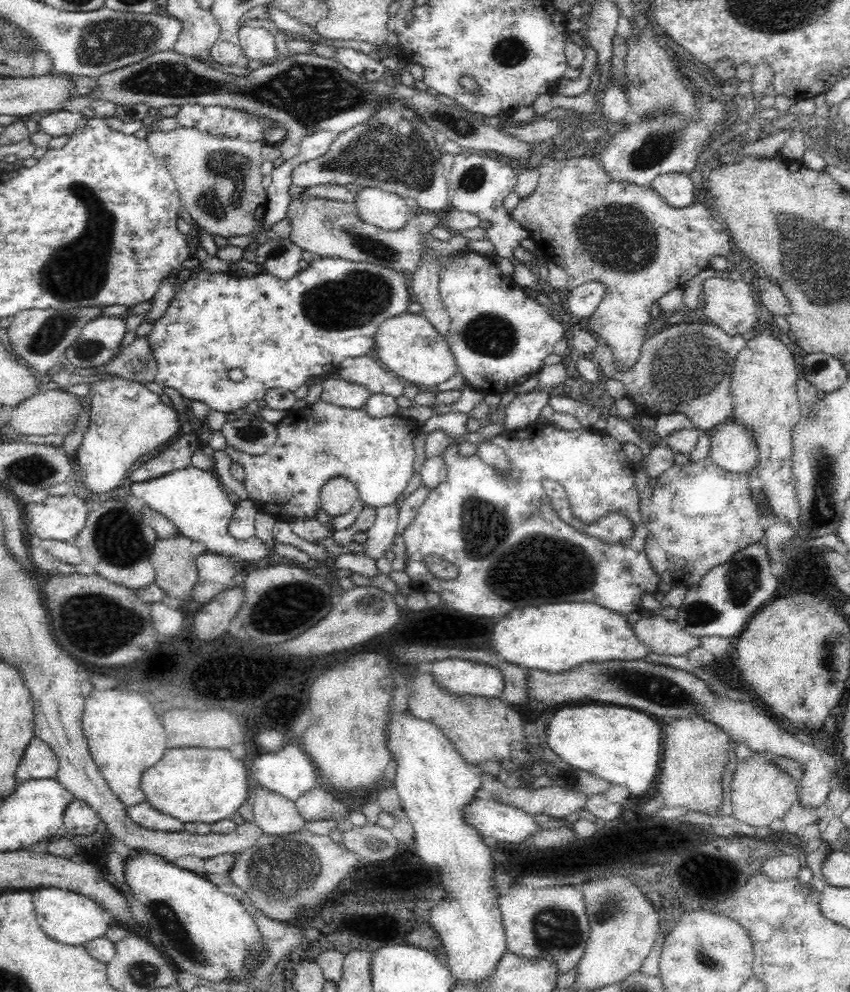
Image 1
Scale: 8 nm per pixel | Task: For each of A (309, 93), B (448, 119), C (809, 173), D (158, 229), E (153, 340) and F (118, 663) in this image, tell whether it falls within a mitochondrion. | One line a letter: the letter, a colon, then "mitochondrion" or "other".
A: mitochondrion
B: mitochondrion
C: other
D: other
E: other
F: other

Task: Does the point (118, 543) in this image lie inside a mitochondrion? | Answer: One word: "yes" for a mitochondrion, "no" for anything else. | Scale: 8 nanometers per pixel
yes

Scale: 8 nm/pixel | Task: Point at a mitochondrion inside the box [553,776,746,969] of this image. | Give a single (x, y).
(613, 908)

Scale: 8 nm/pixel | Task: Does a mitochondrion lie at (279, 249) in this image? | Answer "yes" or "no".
yes

